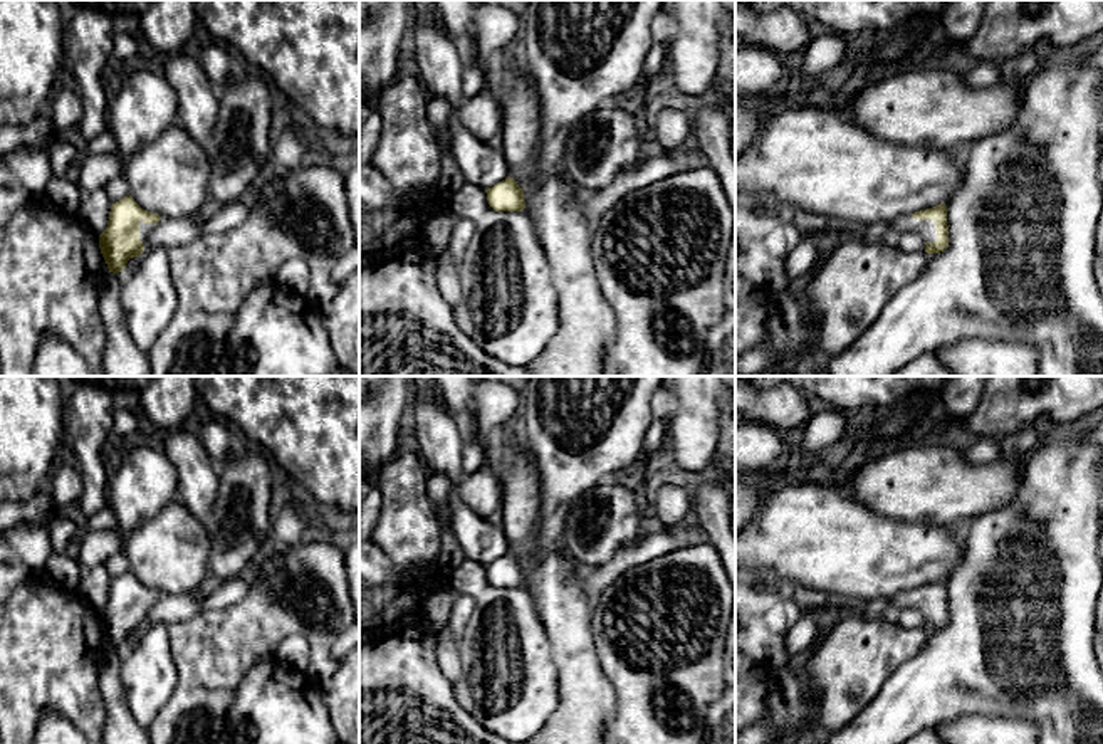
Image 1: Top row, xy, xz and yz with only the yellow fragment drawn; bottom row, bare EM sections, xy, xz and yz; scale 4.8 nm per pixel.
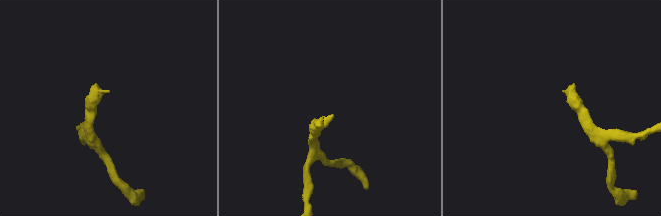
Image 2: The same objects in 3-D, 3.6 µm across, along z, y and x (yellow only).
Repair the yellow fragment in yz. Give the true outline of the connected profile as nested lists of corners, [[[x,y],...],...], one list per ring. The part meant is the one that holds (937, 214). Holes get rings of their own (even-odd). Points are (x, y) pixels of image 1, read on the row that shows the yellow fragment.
[[[944,203],[888,222],[891,232],[917,232],[925,240],[927,254],[949,247],[947,207]]]

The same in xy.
[[[131,195],[111,205],[107,227],[99,235],[109,272],[123,272],[129,259],[143,254],[144,242],[159,220],[158,213],[143,210]]]

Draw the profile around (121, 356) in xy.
[[[107,272],[97,296],[97,312],[104,322],[104,376],[151,376],[149,359],[129,336],[121,309],[121,279]]]

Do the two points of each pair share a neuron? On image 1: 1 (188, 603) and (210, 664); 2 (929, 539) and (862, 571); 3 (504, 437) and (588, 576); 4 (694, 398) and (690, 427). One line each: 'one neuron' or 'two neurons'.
1: two neurons
2: one neuron
3: two neurons
4: one neuron

